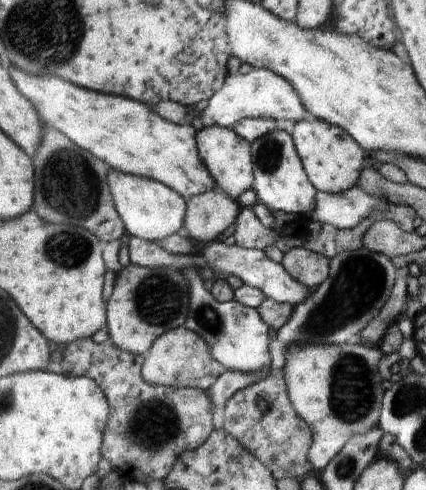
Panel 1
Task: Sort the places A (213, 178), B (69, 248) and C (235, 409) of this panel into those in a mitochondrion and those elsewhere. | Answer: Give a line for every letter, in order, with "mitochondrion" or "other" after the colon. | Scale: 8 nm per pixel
A: other
B: mitochondrion
C: other

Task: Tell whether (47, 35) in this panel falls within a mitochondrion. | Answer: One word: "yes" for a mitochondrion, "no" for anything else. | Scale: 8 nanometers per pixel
yes

